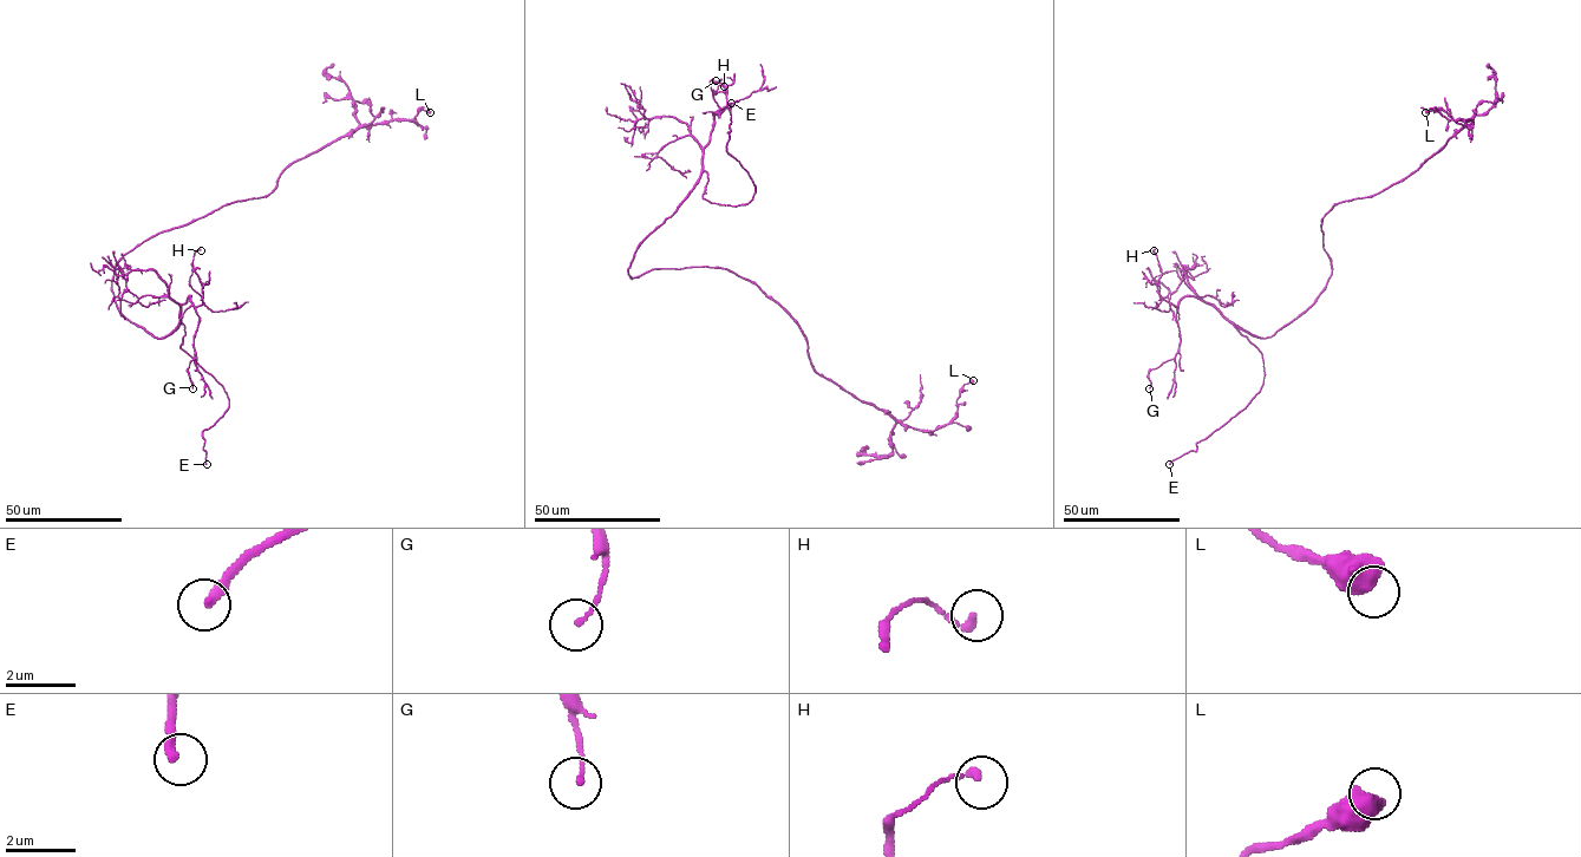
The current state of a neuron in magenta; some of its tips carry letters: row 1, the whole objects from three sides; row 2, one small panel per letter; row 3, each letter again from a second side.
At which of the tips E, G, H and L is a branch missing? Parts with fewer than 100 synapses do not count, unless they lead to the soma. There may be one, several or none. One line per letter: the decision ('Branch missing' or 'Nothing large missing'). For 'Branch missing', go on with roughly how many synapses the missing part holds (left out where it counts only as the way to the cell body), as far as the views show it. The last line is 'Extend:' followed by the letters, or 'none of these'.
E: Branch missing
G: Nothing large missing
H: Nothing large missing
L: Nothing large missing
Extend: E

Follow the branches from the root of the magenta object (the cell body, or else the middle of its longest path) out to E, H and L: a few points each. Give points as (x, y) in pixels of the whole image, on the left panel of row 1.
E: (137, 246), (115, 270), (118, 308), (156, 338), (183, 324), (181, 347), (229, 399), (203, 431), (207, 464)
H: (137, 246), (116, 267), (112, 292), (156, 338), (180, 324), (190, 296), (203, 302), (190, 285), (201, 250)
L: (137, 246), (224, 205), (265, 196), (293, 163), (360, 128), (394, 119), (415, 120), (420, 108), (430, 112)

